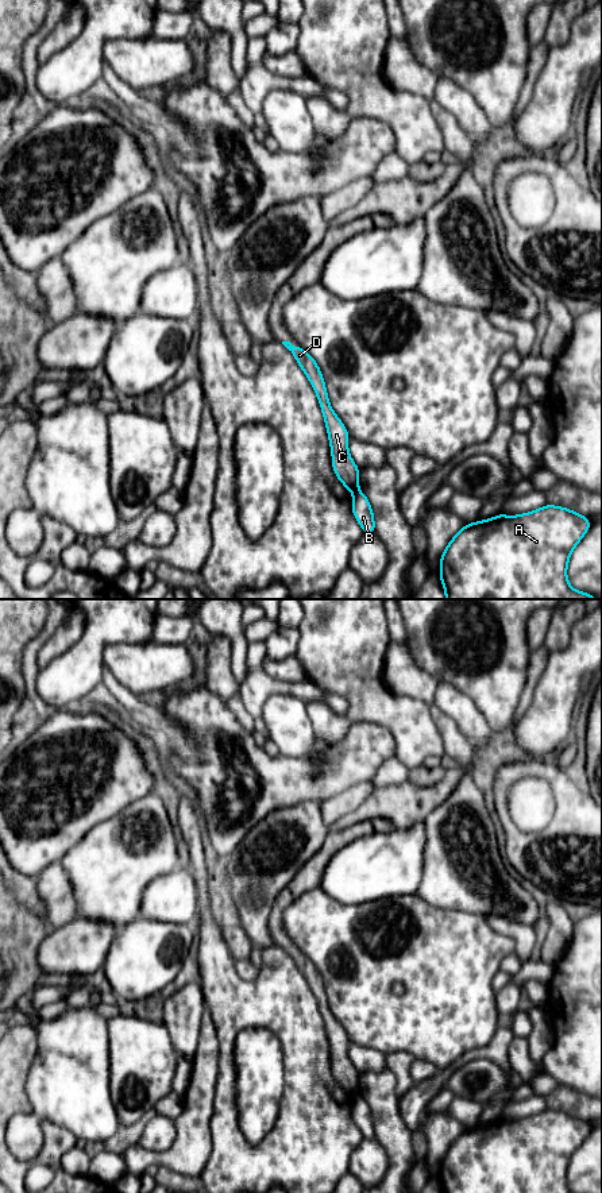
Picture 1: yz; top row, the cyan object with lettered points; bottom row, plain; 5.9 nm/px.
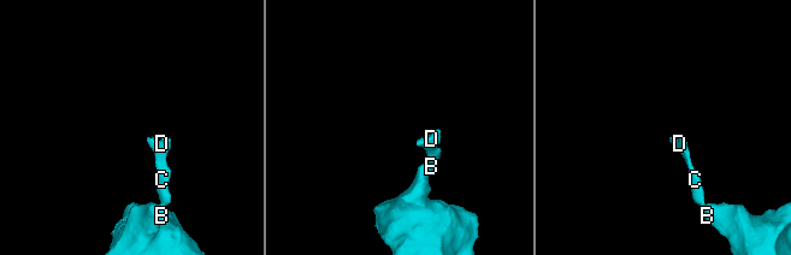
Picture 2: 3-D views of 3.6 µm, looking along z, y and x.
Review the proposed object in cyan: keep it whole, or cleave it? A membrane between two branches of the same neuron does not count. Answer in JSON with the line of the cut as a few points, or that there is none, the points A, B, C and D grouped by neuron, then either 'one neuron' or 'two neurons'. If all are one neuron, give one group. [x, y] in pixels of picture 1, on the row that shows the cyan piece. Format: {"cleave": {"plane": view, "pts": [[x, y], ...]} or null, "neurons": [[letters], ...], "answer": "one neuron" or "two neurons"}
{"cleave": {"plane": "yz", "pts": [[358, 487], [352, 495]]}, "neurons": [["A", "B"], ["C", "D"]], "answer": "two neurons"}

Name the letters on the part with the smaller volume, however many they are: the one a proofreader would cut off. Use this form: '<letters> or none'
C, D

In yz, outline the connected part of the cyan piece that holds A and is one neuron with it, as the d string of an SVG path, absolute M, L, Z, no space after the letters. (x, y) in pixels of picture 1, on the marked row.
M548 503L525 514L499 513L466 524L440 556L445 599L598 599L574 590L567 578L570 556L590 525L590 518Z

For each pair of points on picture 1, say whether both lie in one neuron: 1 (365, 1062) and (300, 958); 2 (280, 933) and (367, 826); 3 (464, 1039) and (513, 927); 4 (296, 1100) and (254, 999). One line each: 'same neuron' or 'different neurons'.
1: different neurons
2: same neuron
3: different neurons
4: same neuron

